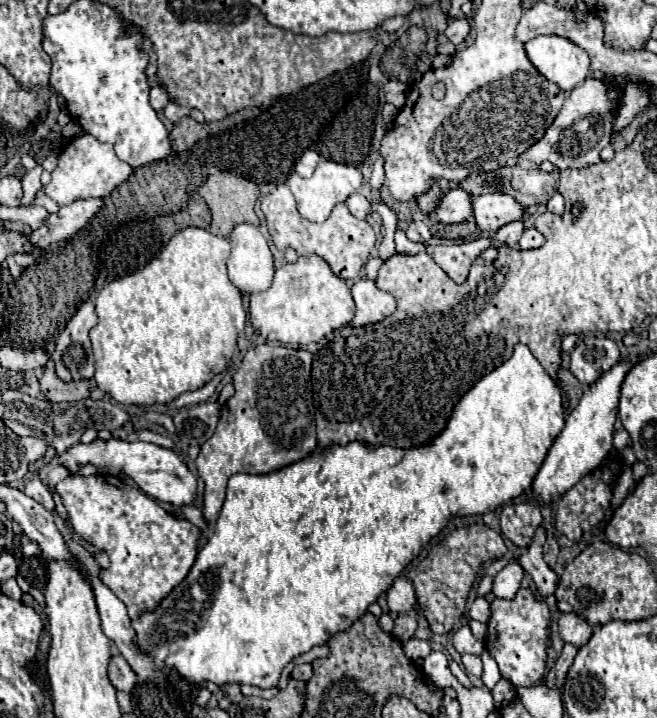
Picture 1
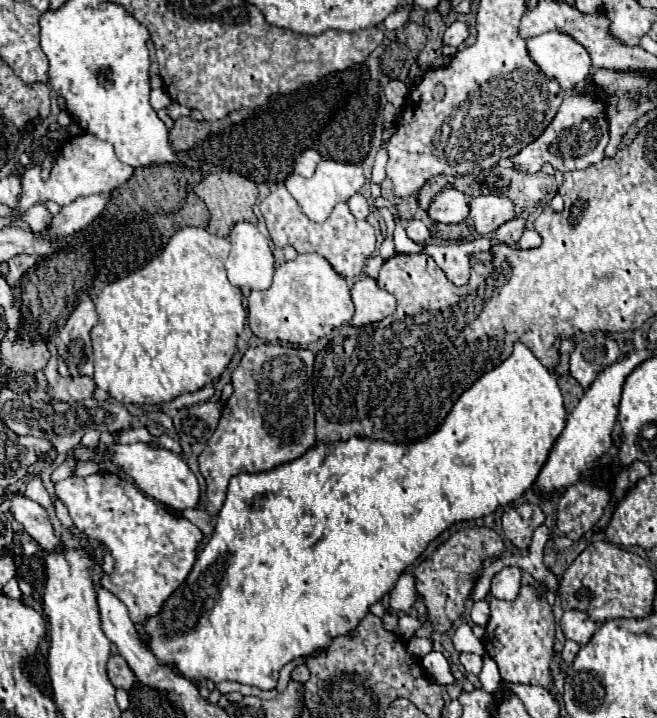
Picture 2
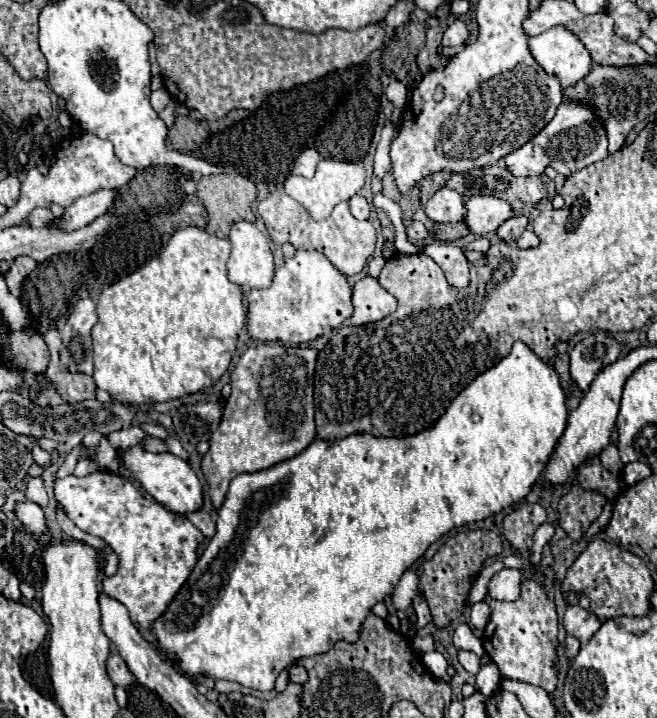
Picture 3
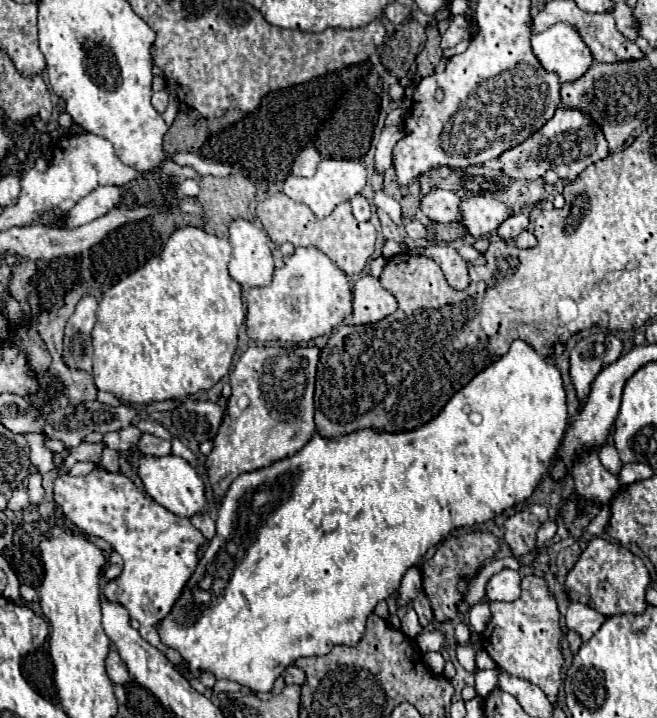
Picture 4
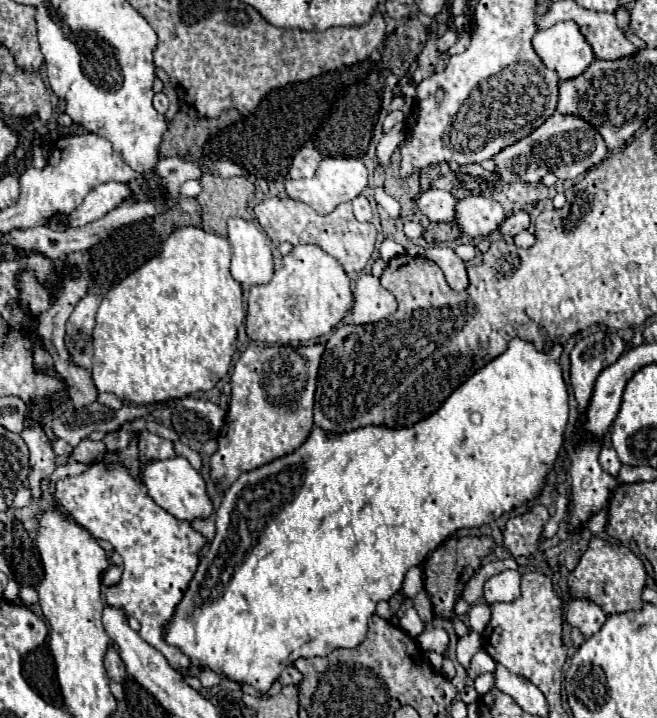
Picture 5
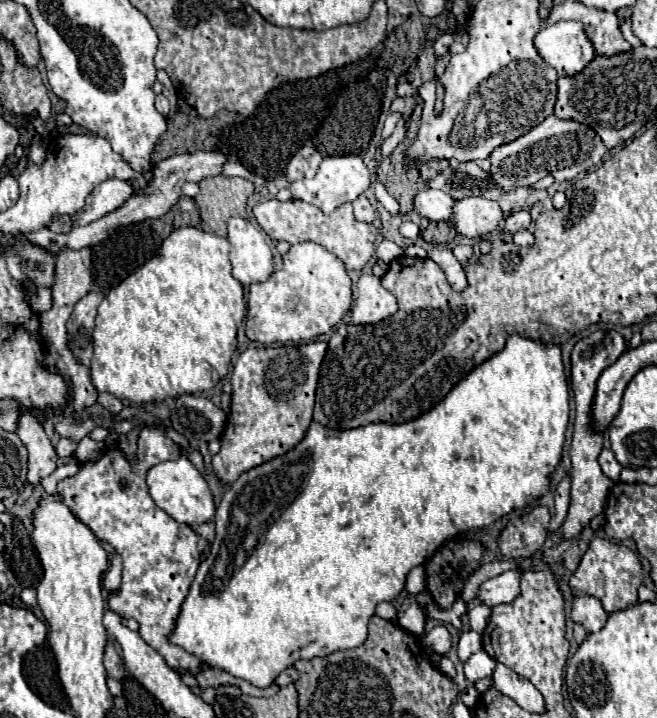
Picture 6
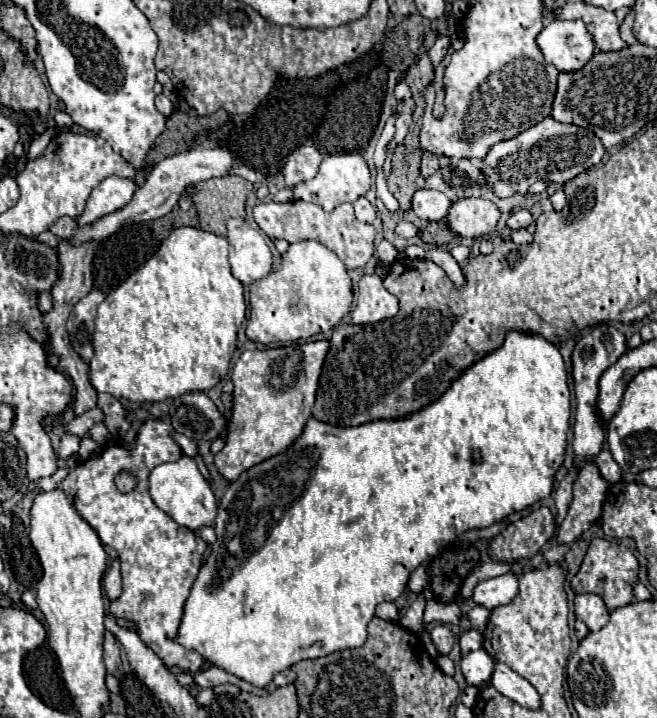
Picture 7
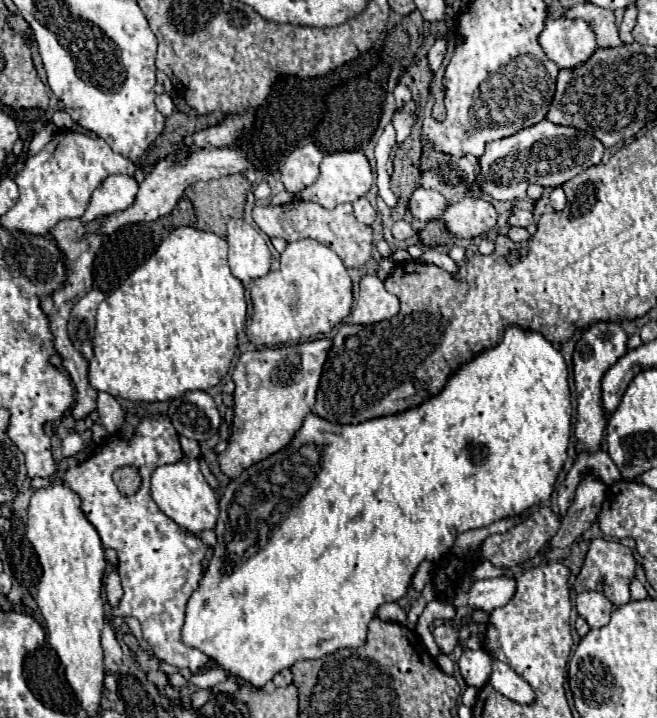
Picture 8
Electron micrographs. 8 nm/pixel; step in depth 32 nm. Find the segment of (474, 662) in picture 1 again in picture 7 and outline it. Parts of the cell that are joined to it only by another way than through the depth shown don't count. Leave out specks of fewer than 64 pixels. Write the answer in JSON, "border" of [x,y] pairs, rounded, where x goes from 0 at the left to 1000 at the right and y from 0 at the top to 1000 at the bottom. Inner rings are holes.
{"border":[[[712,877],[700,886],[700,914],[709,914],[734,903],[734,886],[725,877]]]}

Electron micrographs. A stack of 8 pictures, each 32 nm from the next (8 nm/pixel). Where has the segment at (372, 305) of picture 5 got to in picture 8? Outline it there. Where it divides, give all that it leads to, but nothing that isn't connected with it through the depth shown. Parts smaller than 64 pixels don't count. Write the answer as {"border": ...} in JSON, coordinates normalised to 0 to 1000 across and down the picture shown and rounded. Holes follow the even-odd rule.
{"border":[[[575,384],[548,390],[548,409],[533,435],[536,451],[572,451],[606,437],[606,415],[584,401]]]}

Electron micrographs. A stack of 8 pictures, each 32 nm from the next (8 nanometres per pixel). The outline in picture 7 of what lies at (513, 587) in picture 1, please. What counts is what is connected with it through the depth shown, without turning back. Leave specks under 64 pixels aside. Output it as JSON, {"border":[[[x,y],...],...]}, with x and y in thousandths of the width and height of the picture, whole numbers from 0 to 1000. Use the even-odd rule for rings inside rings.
{"border":[[[773,797],[773,799],[764,799],[758,805],[746,805],[746,808],[731,811],[721,819],[718,836],[725,841],[749,850],[755,844],[779,838],[785,825],[788,825],[788,802],[782,797]]]}

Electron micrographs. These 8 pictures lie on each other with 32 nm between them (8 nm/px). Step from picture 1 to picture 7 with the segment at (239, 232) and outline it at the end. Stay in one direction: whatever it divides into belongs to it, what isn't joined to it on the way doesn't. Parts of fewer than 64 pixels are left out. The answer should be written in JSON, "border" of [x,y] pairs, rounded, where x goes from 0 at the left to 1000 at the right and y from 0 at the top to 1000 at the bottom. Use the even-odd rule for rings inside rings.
{"border":[[[350,304],[347,337],[353,382],[371,396],[371,401],[411,382],[414,351],[402,329],[381,309],[368,304]]]}

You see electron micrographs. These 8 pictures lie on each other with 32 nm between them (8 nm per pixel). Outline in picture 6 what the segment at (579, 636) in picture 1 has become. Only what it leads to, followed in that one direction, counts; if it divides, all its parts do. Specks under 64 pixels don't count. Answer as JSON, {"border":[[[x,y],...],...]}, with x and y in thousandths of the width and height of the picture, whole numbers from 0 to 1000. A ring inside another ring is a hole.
{"border":[[[883,830],[883,833],[871,836],[868,861],[877,869],[886,869],[889,877],[892,877],[892,883],[901,883],[901,880],[910,880],[922,869],[925,855],[916,847],[913,836],[907,836],[901,830]]]}

